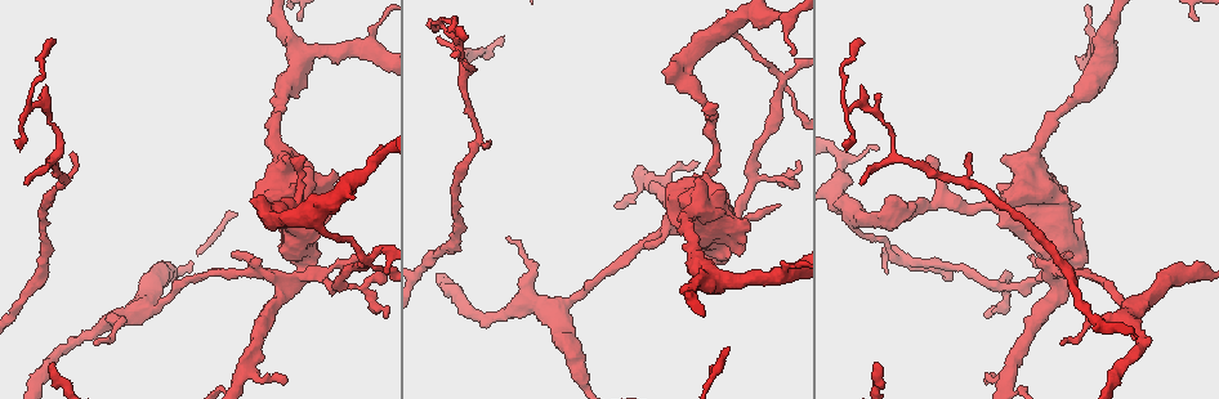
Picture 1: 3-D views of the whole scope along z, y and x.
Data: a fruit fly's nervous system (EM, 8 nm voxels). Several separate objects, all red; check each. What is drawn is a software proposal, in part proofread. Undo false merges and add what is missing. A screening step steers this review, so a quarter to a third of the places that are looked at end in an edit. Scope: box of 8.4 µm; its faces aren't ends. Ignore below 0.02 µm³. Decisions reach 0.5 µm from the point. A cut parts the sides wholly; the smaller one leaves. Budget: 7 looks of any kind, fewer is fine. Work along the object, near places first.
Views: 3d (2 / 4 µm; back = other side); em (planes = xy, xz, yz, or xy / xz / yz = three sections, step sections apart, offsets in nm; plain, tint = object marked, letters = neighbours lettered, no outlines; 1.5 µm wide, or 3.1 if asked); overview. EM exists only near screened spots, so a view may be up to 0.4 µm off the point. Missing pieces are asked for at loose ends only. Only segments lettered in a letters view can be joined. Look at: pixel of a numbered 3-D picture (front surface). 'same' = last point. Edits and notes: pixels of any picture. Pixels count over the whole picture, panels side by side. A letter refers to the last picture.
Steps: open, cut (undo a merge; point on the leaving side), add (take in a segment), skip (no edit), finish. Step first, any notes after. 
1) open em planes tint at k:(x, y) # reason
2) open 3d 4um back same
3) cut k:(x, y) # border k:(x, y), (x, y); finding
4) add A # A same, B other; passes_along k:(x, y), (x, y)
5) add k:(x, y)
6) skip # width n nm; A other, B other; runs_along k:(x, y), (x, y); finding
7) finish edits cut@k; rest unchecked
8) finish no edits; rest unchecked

open em planes plain at 1:(862, 41) # an open end

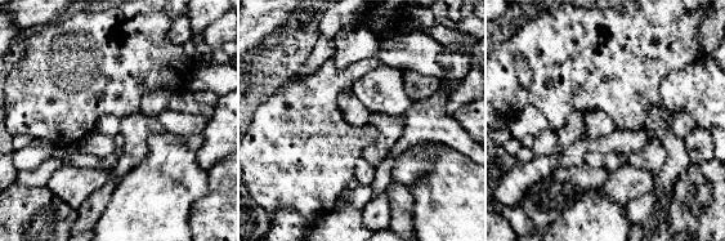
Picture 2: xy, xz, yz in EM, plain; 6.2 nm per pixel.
open em planes letters same

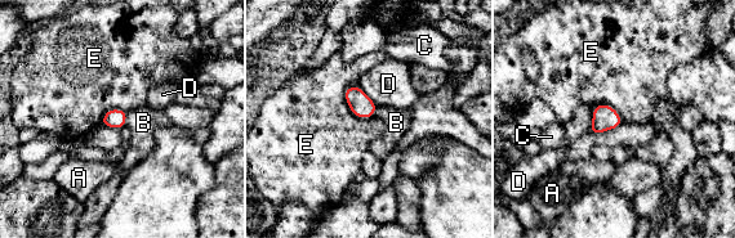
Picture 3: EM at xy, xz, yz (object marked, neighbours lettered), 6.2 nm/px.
skip # A other, B other, C other, D other, E other; border 3:(348, 86), (348, 108), (373, 116); none of them fits

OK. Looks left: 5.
open 3d 4um at 1:(710, 170) # sudden change in width

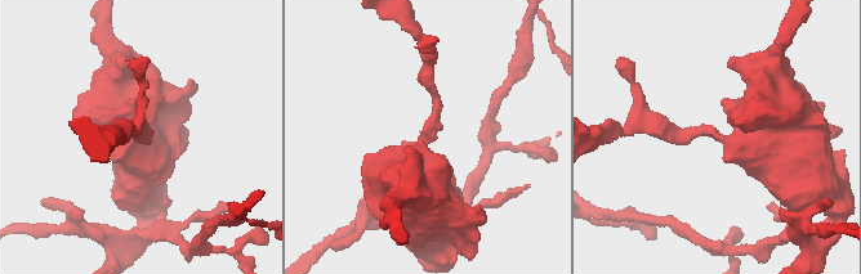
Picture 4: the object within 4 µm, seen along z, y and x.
open em planes letters at 4:(718, 135) # shape alone is not enough

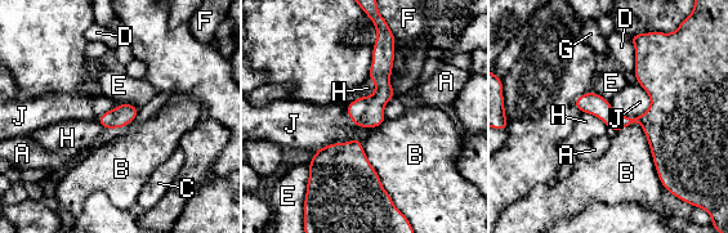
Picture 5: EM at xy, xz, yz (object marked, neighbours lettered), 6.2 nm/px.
skip # A other, B other, C other, D other, E other, F other, G other, H other, J other; border 5:(608, 101), (629, 117), (651, 106); continuous, no second cell

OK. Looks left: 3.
open em planes tint at 1:(779, 87) # three-way junction

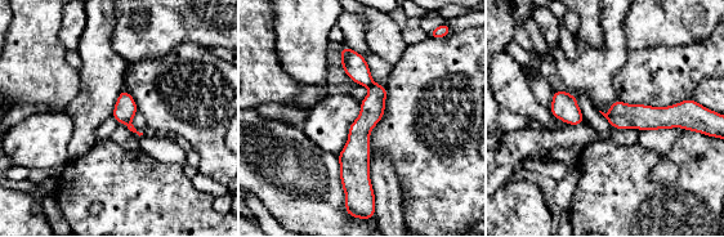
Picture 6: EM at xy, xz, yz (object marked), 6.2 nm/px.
open em planes letters same

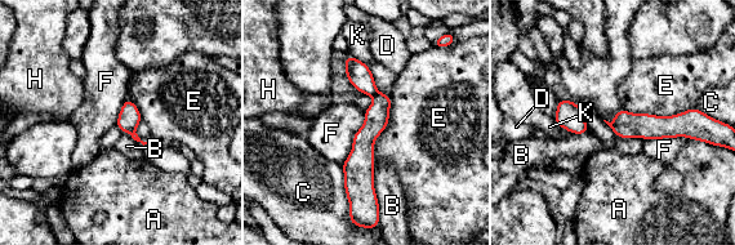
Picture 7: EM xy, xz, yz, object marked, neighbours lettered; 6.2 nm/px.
cut 7:(377, 116) # A other, B other, C other, D other, E other, F other, H other, K other; two cells meet here

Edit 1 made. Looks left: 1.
finish edits cut@7; rest unchecked

